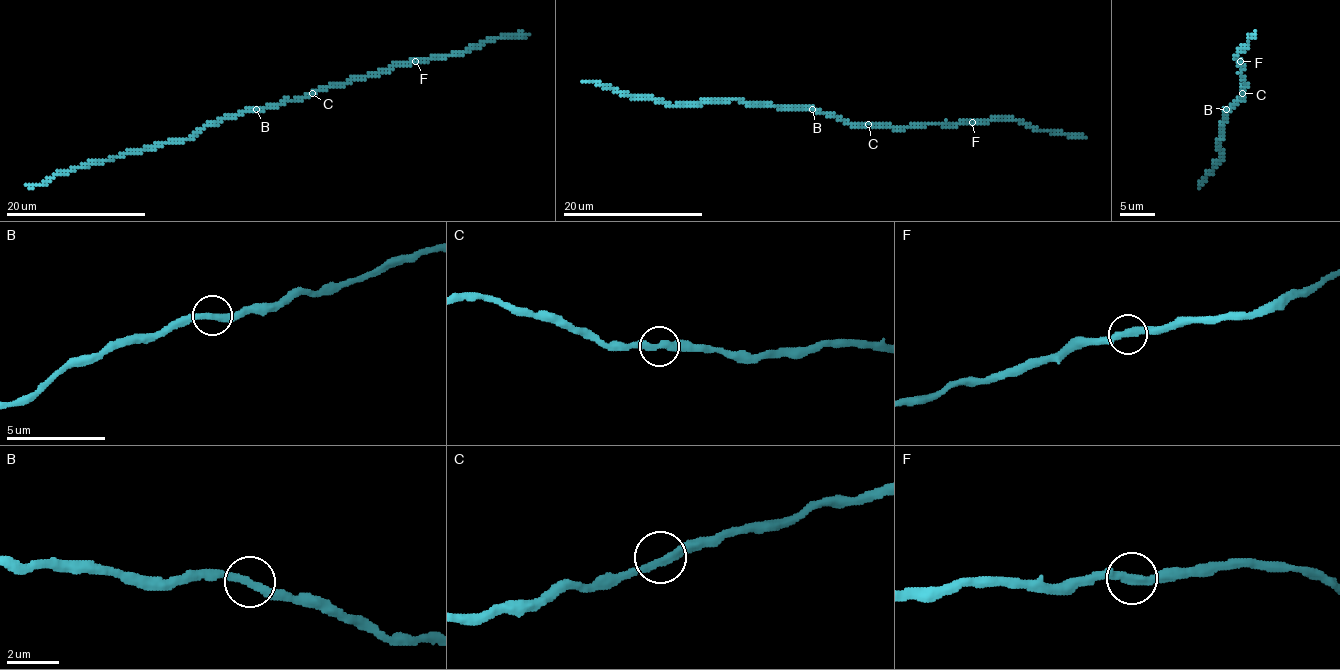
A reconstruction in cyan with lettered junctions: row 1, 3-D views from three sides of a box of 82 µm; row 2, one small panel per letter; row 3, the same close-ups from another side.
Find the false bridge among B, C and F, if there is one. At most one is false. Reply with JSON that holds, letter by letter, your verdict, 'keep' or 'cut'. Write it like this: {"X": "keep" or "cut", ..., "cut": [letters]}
{"B": "keep", "C": "keep", "F": "keep", "cut": []}

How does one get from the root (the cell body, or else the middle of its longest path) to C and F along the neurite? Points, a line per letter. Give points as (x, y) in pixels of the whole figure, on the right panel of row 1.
C: (1235, 105), (1242, 93)
F: (1235, 105), (1245, 84), (1240, 61)

